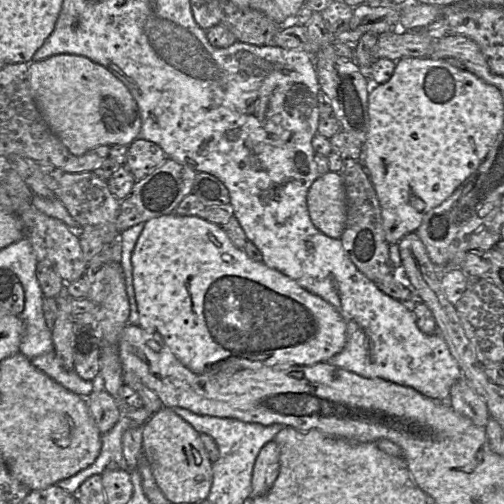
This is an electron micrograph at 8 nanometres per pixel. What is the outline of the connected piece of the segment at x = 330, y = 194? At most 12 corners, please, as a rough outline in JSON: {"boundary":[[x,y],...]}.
{"boundary":[[341,173],[319,176],[307,193],[312,224],[339,239],[346,226]]}

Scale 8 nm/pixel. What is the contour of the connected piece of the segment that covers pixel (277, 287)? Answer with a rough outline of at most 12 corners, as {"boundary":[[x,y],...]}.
{"boundary":[[174,213],[131,255],[138,325],[195,374],[327,362],[326,300]]}

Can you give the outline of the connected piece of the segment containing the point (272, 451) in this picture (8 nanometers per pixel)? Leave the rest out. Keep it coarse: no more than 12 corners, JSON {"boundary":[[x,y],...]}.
{"boundary":[[274,441],[258,453],[252,472],[251,497],[263,495],[280,471]]}

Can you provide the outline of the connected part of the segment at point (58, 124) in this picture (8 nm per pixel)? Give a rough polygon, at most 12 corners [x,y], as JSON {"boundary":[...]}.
{"boundary":[[31,63],[44,122],[73,155],[129,146],[142,120],[109,70]]}

